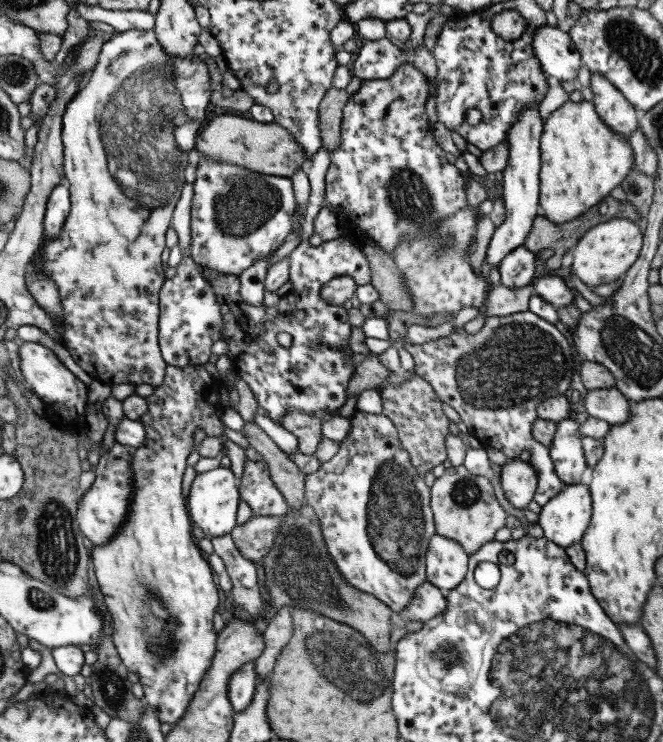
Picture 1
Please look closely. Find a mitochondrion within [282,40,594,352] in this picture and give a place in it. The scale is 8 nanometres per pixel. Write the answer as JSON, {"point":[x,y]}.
{"point":[407,193]}

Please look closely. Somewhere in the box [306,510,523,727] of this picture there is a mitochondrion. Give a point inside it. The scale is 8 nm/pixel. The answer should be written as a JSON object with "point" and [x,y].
{"point":[450,655]}

